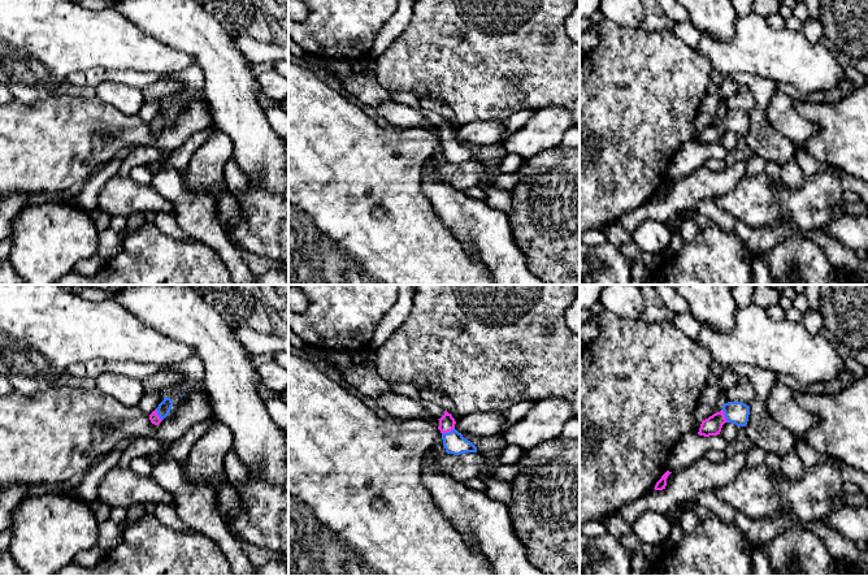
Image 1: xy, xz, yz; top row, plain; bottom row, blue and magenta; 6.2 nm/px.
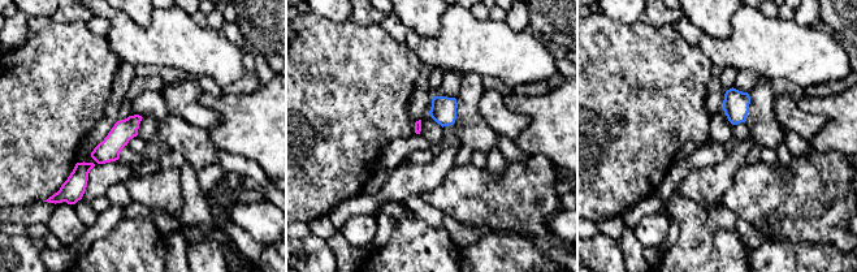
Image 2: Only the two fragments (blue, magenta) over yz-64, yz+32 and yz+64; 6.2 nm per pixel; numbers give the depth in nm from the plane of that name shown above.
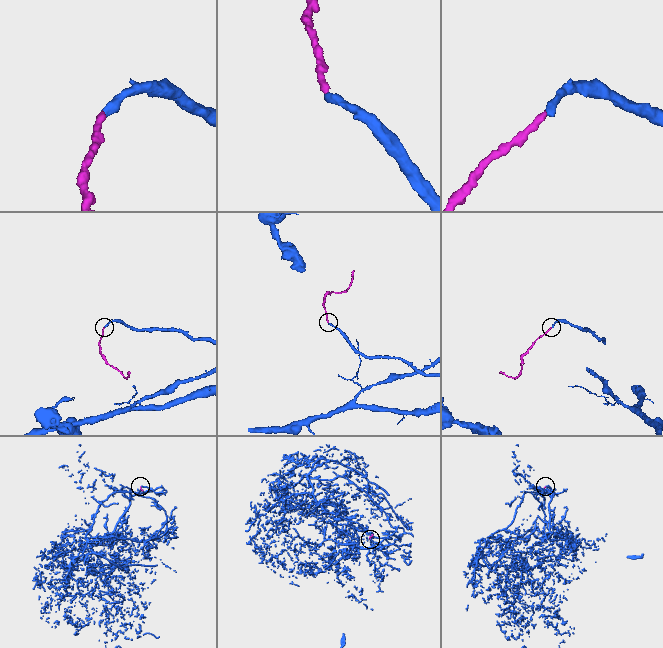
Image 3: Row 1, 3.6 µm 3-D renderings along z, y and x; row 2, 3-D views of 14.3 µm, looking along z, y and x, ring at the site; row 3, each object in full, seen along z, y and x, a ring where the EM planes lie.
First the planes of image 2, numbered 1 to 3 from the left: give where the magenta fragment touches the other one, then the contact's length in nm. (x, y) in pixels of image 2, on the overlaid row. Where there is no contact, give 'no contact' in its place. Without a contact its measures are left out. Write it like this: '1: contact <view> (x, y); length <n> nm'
1: no contact
2: no contact
3: no contact

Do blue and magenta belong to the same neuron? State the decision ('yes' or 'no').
yes

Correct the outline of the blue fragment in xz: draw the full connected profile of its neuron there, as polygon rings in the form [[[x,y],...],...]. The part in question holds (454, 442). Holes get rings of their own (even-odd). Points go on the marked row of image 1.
[[[444,411],[444,415],[438,420],[438,429],[442,433],[443,446],[447,454],[460,455],[465,452],[477,452],[477,447],[455,429],[456,421],[451,413]]]

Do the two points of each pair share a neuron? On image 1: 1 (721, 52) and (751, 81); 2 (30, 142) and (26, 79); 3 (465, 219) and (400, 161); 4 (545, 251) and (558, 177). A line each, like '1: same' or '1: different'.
1: different
2: different
3: different
4: same

